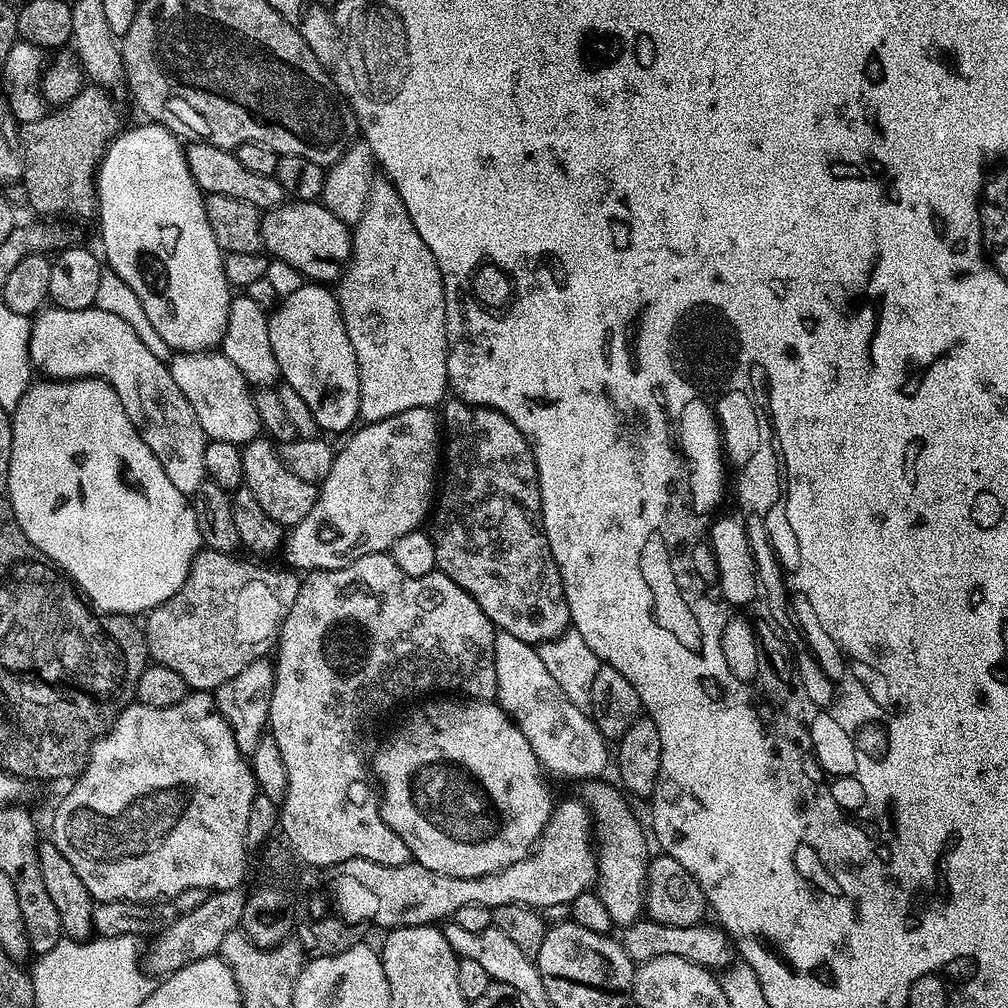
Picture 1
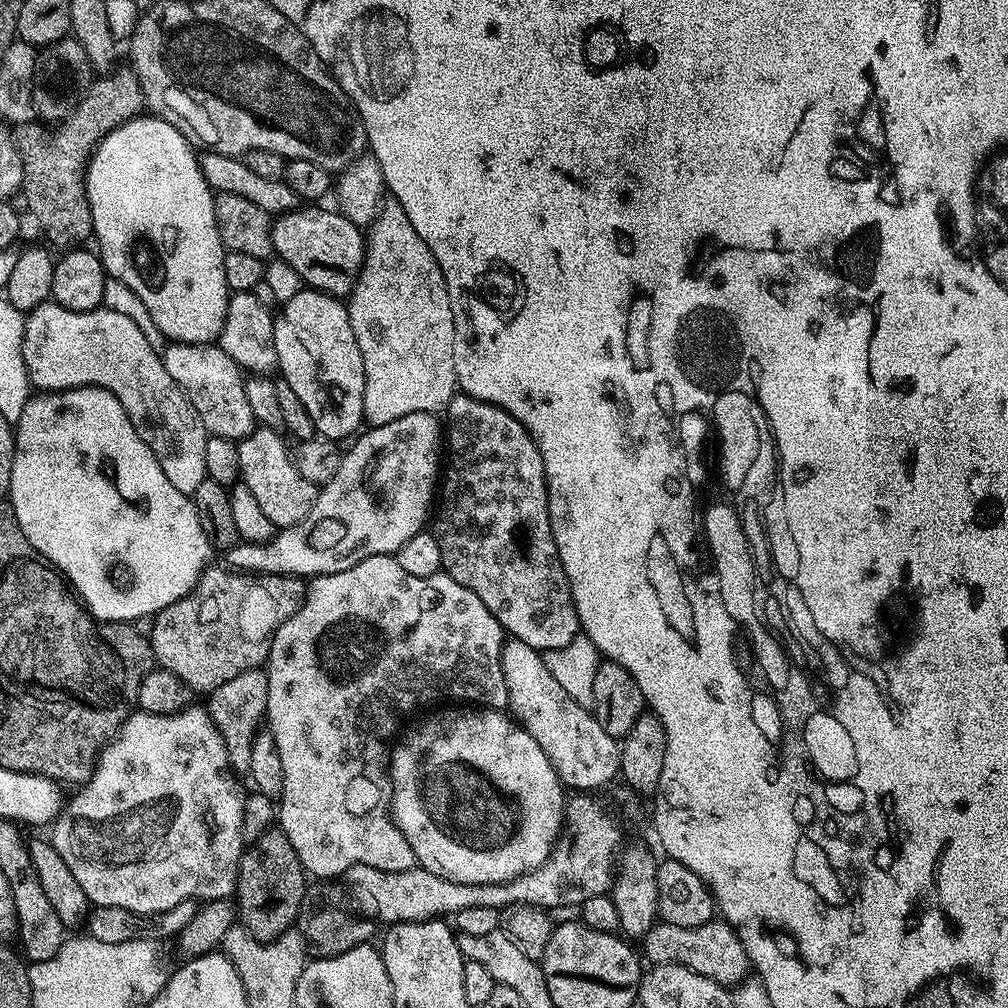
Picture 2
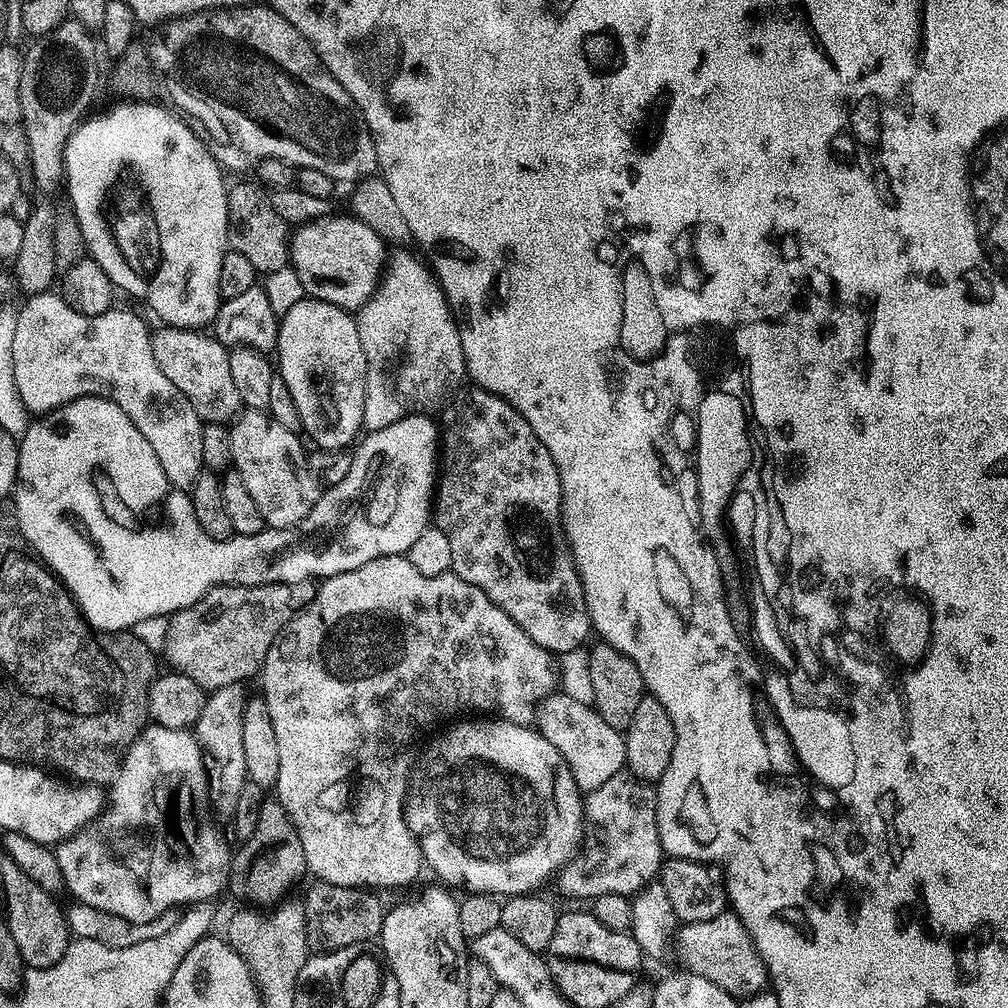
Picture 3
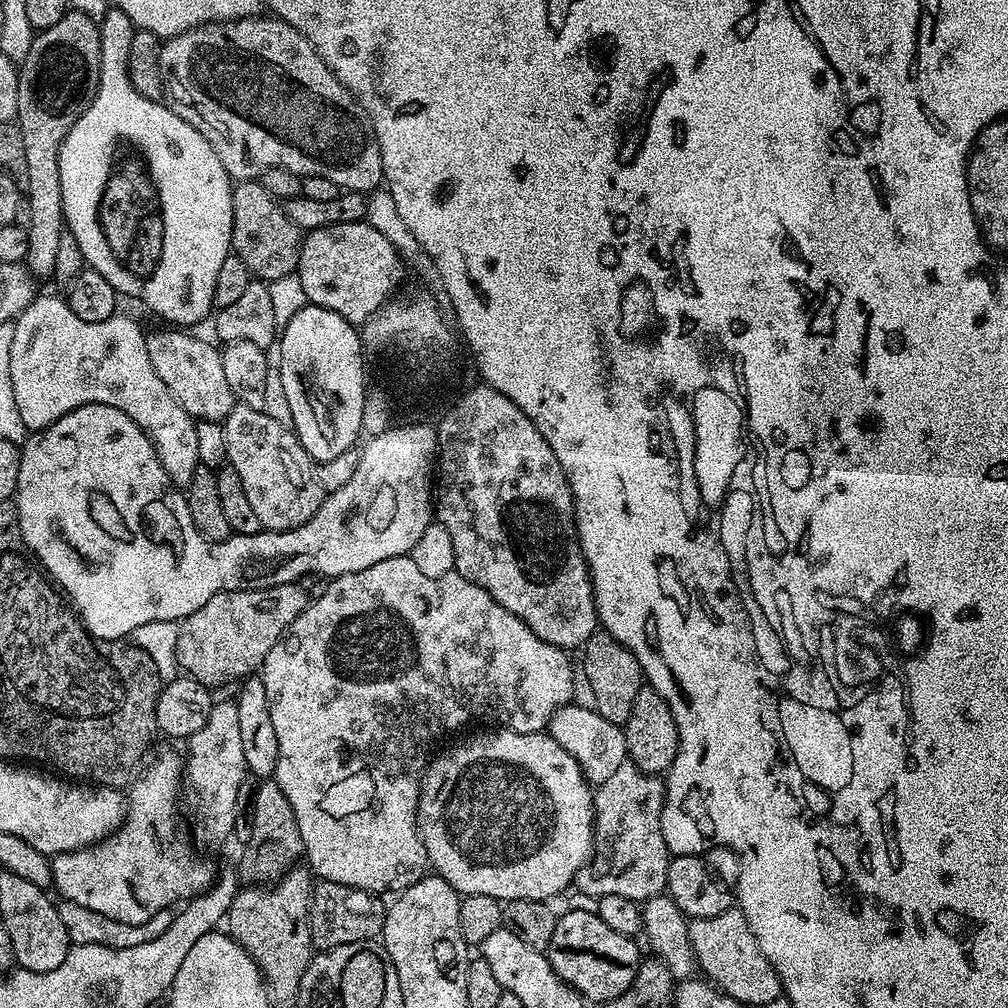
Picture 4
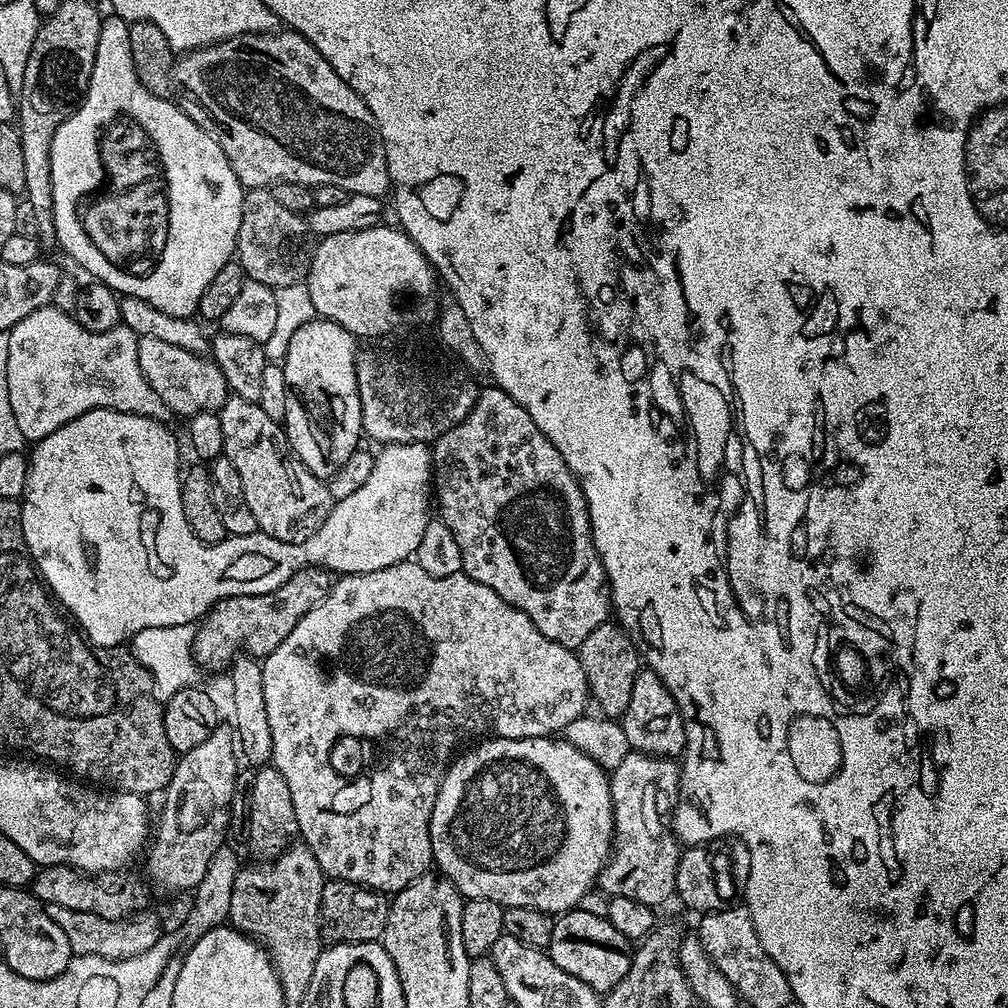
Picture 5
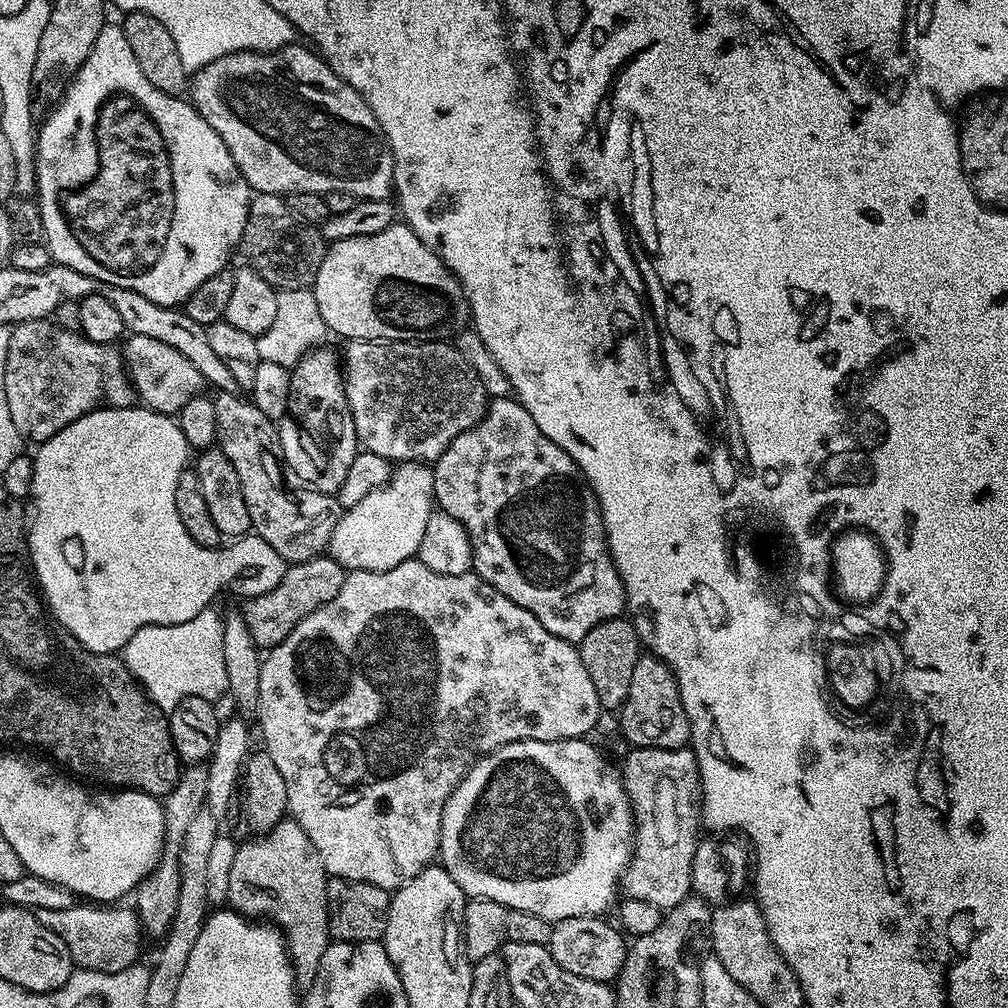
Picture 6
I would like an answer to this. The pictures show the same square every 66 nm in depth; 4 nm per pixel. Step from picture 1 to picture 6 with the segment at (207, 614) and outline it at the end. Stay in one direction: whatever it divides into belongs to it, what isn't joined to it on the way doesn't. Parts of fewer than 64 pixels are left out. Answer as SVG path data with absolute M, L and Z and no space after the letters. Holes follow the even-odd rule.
M327 554L285 567L282 582L278 582L274 590L261 596L251 597L245 603L248 605L242 608L244 621L250 626L256 645L262 650L267 650L275 644L282 643L290 634L290 630L294 630L294 626L302 622L302 618L326 606L326 602L330 602L330 598L334 598L338 590L342 590L345 575L346 569L333 556Z

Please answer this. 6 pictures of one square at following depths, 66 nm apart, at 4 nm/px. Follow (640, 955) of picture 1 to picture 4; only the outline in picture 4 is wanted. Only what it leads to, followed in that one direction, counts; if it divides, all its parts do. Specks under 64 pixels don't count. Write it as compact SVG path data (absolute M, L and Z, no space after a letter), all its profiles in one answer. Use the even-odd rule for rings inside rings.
M730 906L714 918L692 920L688 933L699 971L705 972L703 975L727 996L734 998L742 1006L758 1006L762 1002L781 999L778 974L774 966L766 962L766 954L762 954L762 946L758 946L758 938L754 938L750 922L746 922L739 907Z

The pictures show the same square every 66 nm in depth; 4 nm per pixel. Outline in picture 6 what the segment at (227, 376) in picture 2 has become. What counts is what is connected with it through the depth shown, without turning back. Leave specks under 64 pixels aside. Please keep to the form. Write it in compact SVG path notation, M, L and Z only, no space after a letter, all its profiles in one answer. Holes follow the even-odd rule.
M142 334L129 335L123 341L122 355L124 366L128 369L128 378L143 407L153 408L155 412L176 414L182 406L186 406L186 402L190 402L190 398L205 391L204 379L198 370L194 370L194 362L190 362L186 354L178 354L174 346L158 342L158 338L145 338Z

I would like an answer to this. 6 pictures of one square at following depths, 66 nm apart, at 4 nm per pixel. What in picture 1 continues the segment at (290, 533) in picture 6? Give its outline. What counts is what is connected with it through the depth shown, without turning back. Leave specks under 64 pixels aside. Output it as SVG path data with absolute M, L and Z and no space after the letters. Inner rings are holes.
M257 438L243 445L242 448L242 474L244 475L243 487L258 498L262 510L274 518L282 526L294 526L310 514L318 495L317 485L302 482L298 474L290 474L287 466L280 461L277 445L268 438Z

